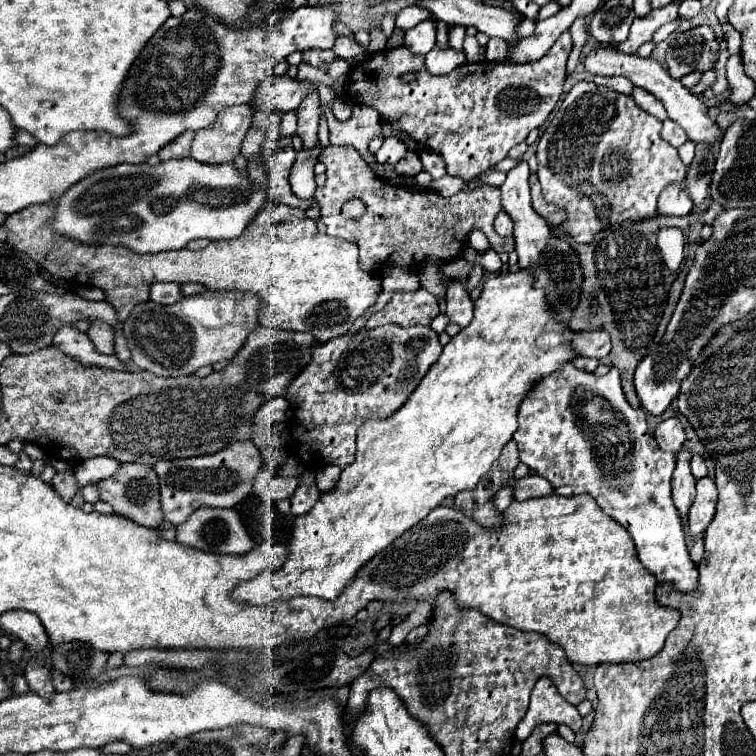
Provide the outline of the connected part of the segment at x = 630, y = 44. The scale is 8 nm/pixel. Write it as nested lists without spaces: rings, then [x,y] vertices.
[[[671,1],[669,5],[661,7],[661,9],[655,9],[651,11],[647,17],[641,17],[641,19],[635,19],[633,25],[631,25],[631,31],[629,31],[629,37],[621,43],[621,45],[613,45],[609,43],[611,47],[619,49],[621,53],[637,53],[637,49],[647,43],[651,39],[651,35],[665,23],[671,23],[679,17],[679,1]]]

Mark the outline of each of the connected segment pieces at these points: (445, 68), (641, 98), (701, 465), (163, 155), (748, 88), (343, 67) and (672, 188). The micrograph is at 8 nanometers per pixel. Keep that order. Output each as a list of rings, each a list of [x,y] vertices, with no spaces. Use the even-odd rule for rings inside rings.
[[[433,47],[427,55],[425,55],[425,67],[429,73],[433,75],[445,75],[449,71],[453,71],[455,67],[463,65],[465,59],[465,51],[455,51],[453,47]]]
[[[635,89],[633,91],[633,99],[637,101],[637,105],[641,105],[647,113],[651,113],[651,115],[655,115],[657,119],[667,119],[667,111],[665,111],[665,107],[661,105],[661,101],[657,101],[653,95],[649,95],[649,93],[645,93],[645,89]]]
[[[693,455],[693,459],[691,459],[691,473],[693,473],[695,479],[703,479],[707,475],[707,465],[705,465],[703,457]]]
[[[185,131],[185,133],[181,133],[181,137],[177,137],[173,143],[165,145],[165,147],[159,151],[159,159],[161,159],[161,161],[169,161],[169,159],[189,157],[189,147],[191,147],[193,135],[195,135],[195,131]]]
[[[729,57],[727,61],[727,79],[731,85],[731,103],[743,105],[743,99],[751,99],[755,95],[755,85],[753,81],[749,81],[749,77],[743,73],[743,65],[741,65],[741,57]]]
[[[335,57],[335,61],[333,61],[331,67],[329,67],[329,77],[337,81],[337,79],[343,77],[347,71],[349,71],[349,63],[343,61],[343,59],[339,59],[339,57]]]
[[[685,181],[677,185],[667,185],[659,195],[657,213],[659,215],[687,215],[693,209],[693,199],[685,193]]]

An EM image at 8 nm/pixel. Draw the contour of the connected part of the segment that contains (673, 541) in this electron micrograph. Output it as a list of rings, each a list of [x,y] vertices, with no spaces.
[[[569,363],[539,381],[521,403],[519,429],[513,439],[517,441],[521,461],[537,475],[545,477],[553,485],[555,495],[573,497],[587,493],[609,517],[621,523],[631,533],[641,563],[657,577],[657,581],[671,581],[679,591],[695,589],[697,567],[689,557],[681,517],[671,499],[671,477],[677,455],[665,453],[657,447],[653,435],[647,431],[645,411],[635,411],[625,401],[619,371],[615,367],[611,367],[605,377],[597,377],[587,371],[579,371]]]

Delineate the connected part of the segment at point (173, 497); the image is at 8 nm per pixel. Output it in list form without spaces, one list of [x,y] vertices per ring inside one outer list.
[[[250,440],[237,441],[213,455],[159,461],[153,465],[161,485],[161,507],[165,521],[181,525],[199,507],[235,507],[251,493],[253,479],[262,467],[259,450]]]

